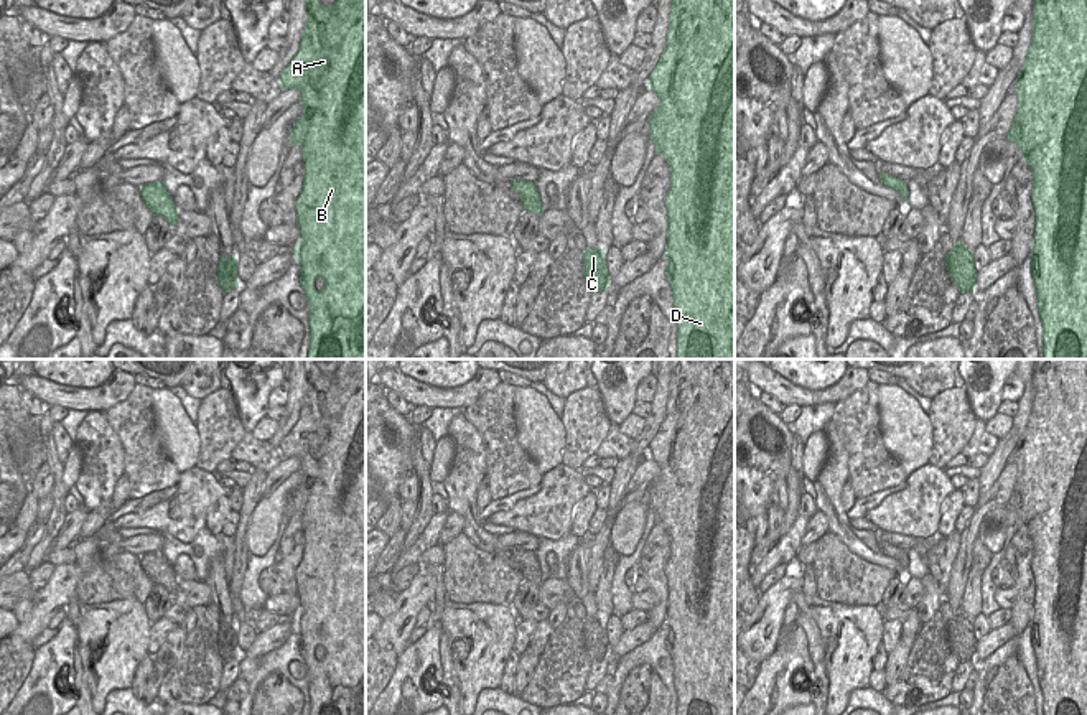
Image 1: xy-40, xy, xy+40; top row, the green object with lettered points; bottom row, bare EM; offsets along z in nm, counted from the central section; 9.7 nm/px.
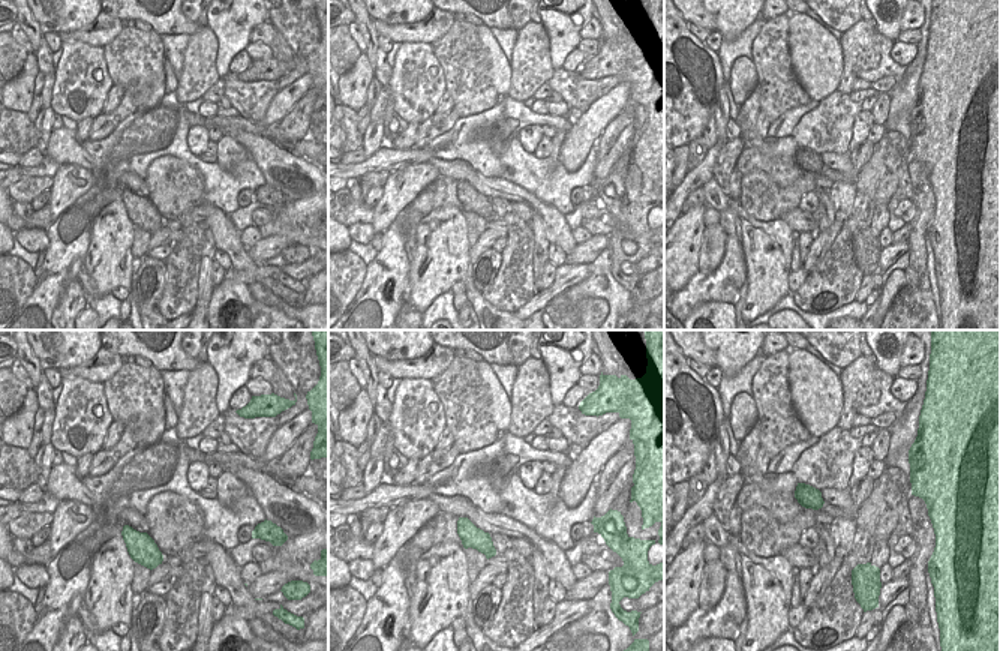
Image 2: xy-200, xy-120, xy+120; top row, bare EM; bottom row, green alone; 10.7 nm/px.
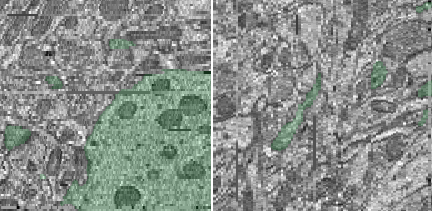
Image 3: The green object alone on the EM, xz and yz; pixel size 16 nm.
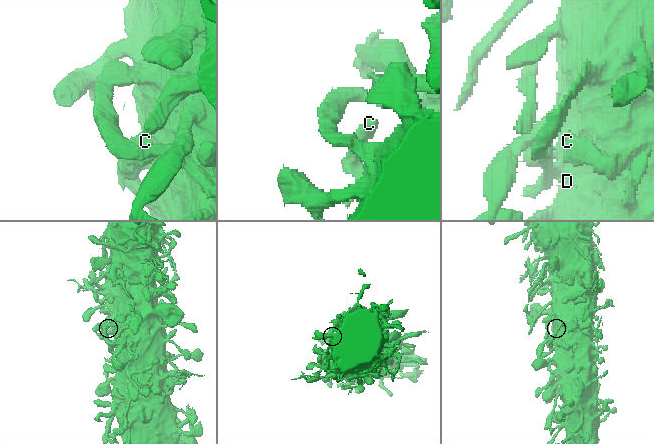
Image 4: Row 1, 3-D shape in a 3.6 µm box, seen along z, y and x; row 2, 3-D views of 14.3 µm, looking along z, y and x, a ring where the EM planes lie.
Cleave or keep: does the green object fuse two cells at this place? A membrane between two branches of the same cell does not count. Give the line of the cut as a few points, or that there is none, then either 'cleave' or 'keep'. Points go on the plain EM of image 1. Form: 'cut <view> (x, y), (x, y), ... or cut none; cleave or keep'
cut none; keep

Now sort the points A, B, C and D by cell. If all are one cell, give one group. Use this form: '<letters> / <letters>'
A B C D

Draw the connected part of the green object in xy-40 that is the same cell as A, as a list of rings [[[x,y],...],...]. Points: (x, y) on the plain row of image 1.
[[[303,359],[306,374],[306,394],[301,402],[300,415],[290,433],[280,442],[282,458],[298,458],[303,483],[293,491],[290,514],[301,516],[305,549],[300,565],[295,570],[296,595],[300,608],[292,616],[300,634],[300,654],[308,669],[310,715],[366,715],[366,359],[339,359],[336,371],[324,376],[313,359]]]

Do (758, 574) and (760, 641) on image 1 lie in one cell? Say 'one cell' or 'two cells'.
two cells

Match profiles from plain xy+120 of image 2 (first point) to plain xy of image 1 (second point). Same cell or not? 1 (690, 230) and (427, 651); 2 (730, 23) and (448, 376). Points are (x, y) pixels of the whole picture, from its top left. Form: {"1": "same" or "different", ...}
{"1": "different", "2": "same"}

